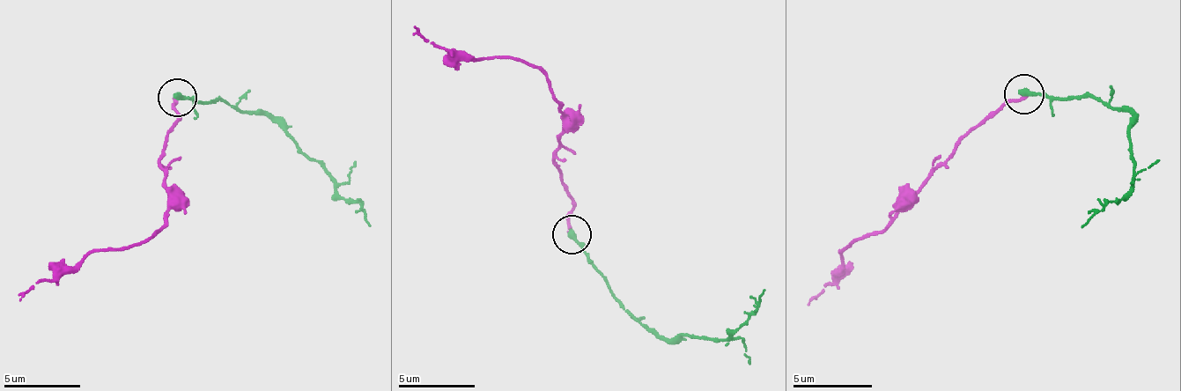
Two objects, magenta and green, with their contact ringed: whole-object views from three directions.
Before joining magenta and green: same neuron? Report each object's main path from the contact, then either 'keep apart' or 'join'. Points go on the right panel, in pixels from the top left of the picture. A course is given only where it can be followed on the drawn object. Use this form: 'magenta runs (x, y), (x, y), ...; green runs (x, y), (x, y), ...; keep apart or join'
magenta runs (1025, 94), (981, 122), (882, 230), (862, 234), (842, 254), (838, 269), (806, 306); green runs (1025, 94), (1096, 99), (1133, 118), (1133, 186), (1081, 226); keep apart

